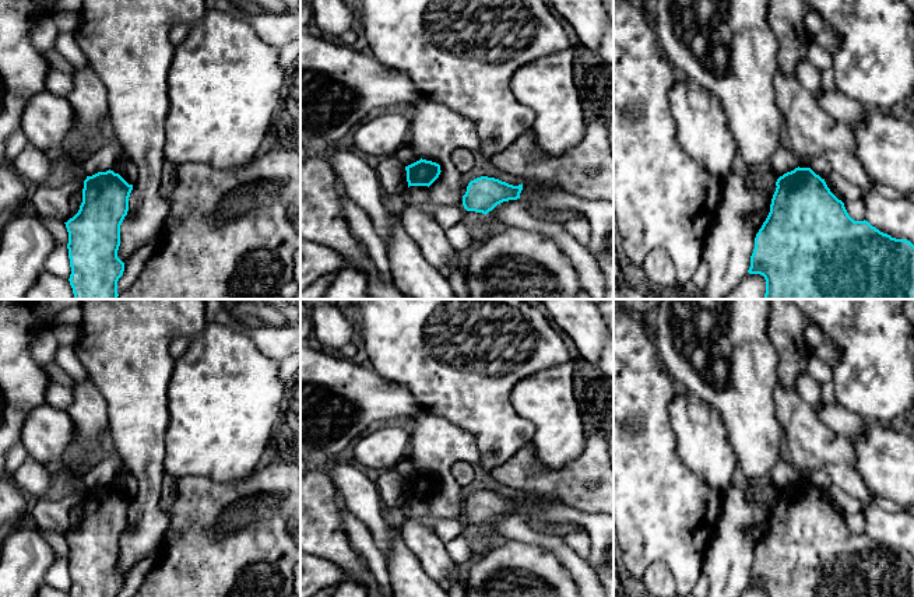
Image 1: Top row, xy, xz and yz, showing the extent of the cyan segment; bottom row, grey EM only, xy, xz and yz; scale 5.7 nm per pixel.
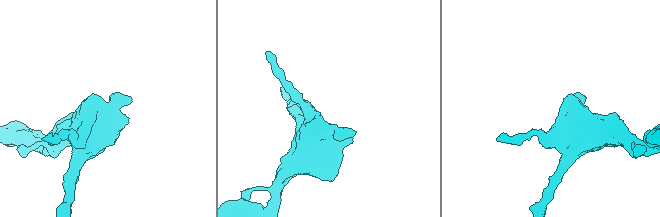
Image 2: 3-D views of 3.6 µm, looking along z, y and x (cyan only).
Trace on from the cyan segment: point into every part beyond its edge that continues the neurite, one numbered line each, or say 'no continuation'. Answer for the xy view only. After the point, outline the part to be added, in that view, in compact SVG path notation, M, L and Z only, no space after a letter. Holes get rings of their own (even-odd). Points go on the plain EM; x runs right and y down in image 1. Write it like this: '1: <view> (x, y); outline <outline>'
no continuation

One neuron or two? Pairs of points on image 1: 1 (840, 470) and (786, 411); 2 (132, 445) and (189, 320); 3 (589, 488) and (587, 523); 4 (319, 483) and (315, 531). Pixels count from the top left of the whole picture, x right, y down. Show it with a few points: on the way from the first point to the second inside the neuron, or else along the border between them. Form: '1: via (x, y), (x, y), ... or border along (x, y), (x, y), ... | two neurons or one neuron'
1: via (829, 456), (800, 425) | one neuron
2: via (137, 411), (137, 362), (155, 344) | one neuron
3: border along (556, 501), (584, 512), (598, 513) | two neurons
4: via (315, 495), (315, 519) | one neuron

